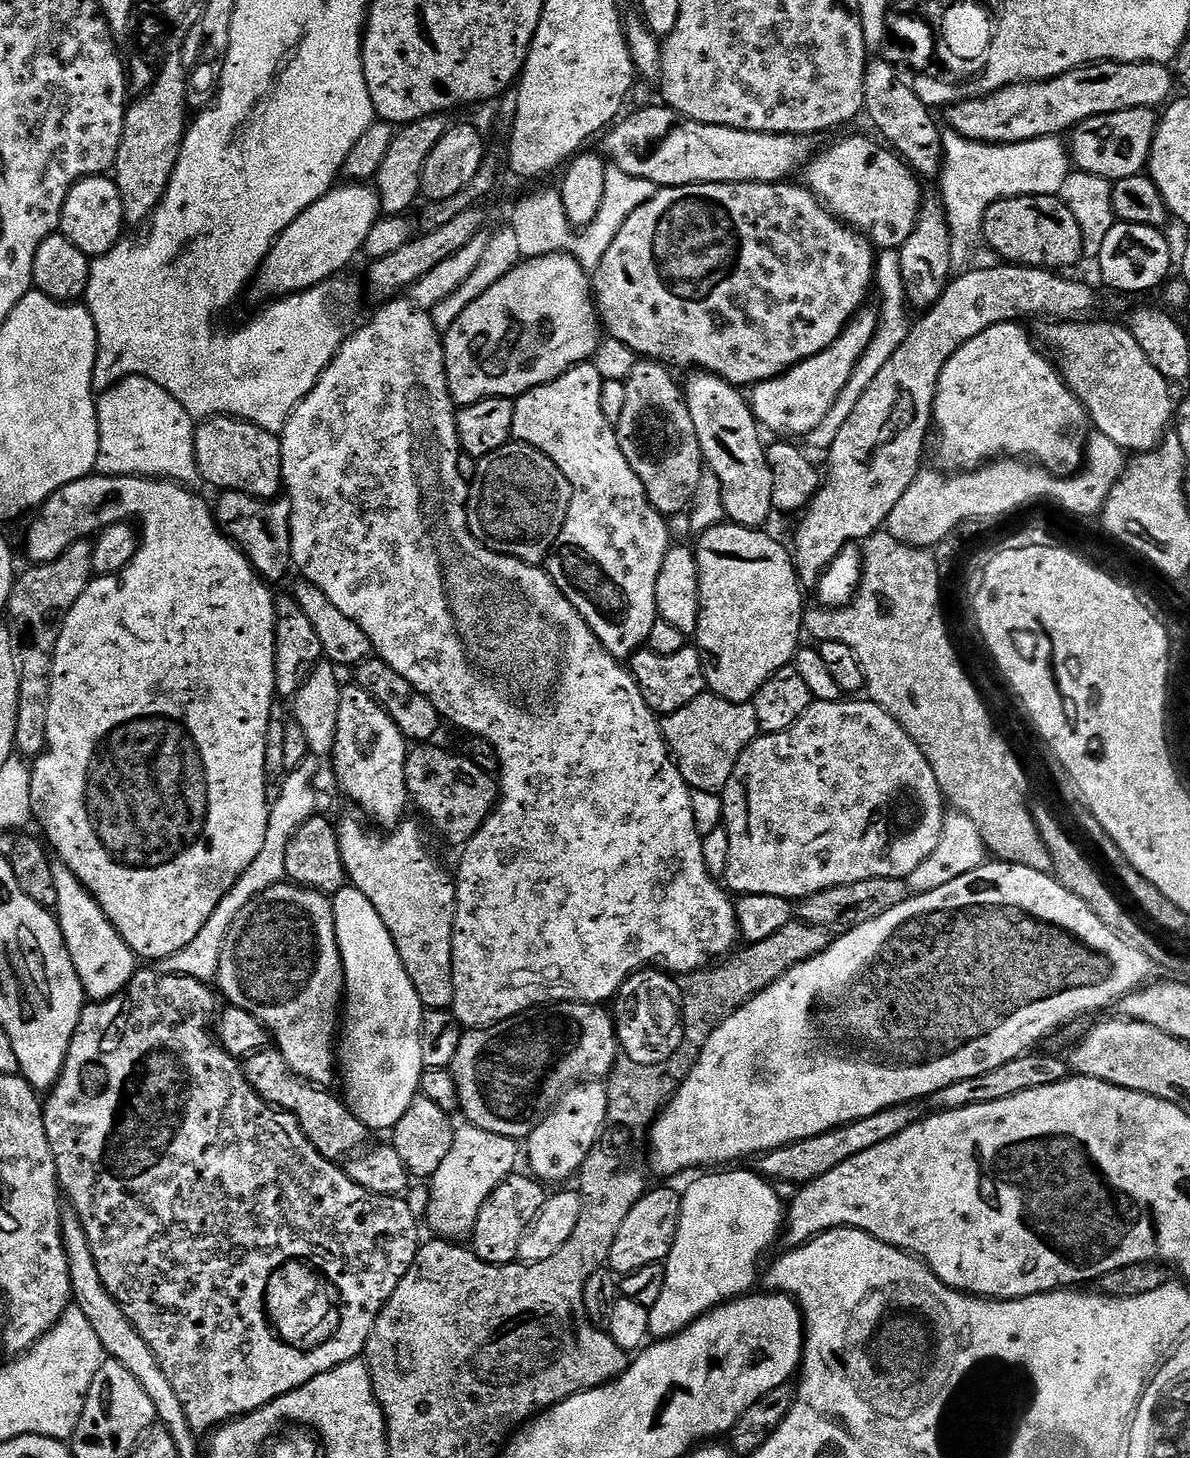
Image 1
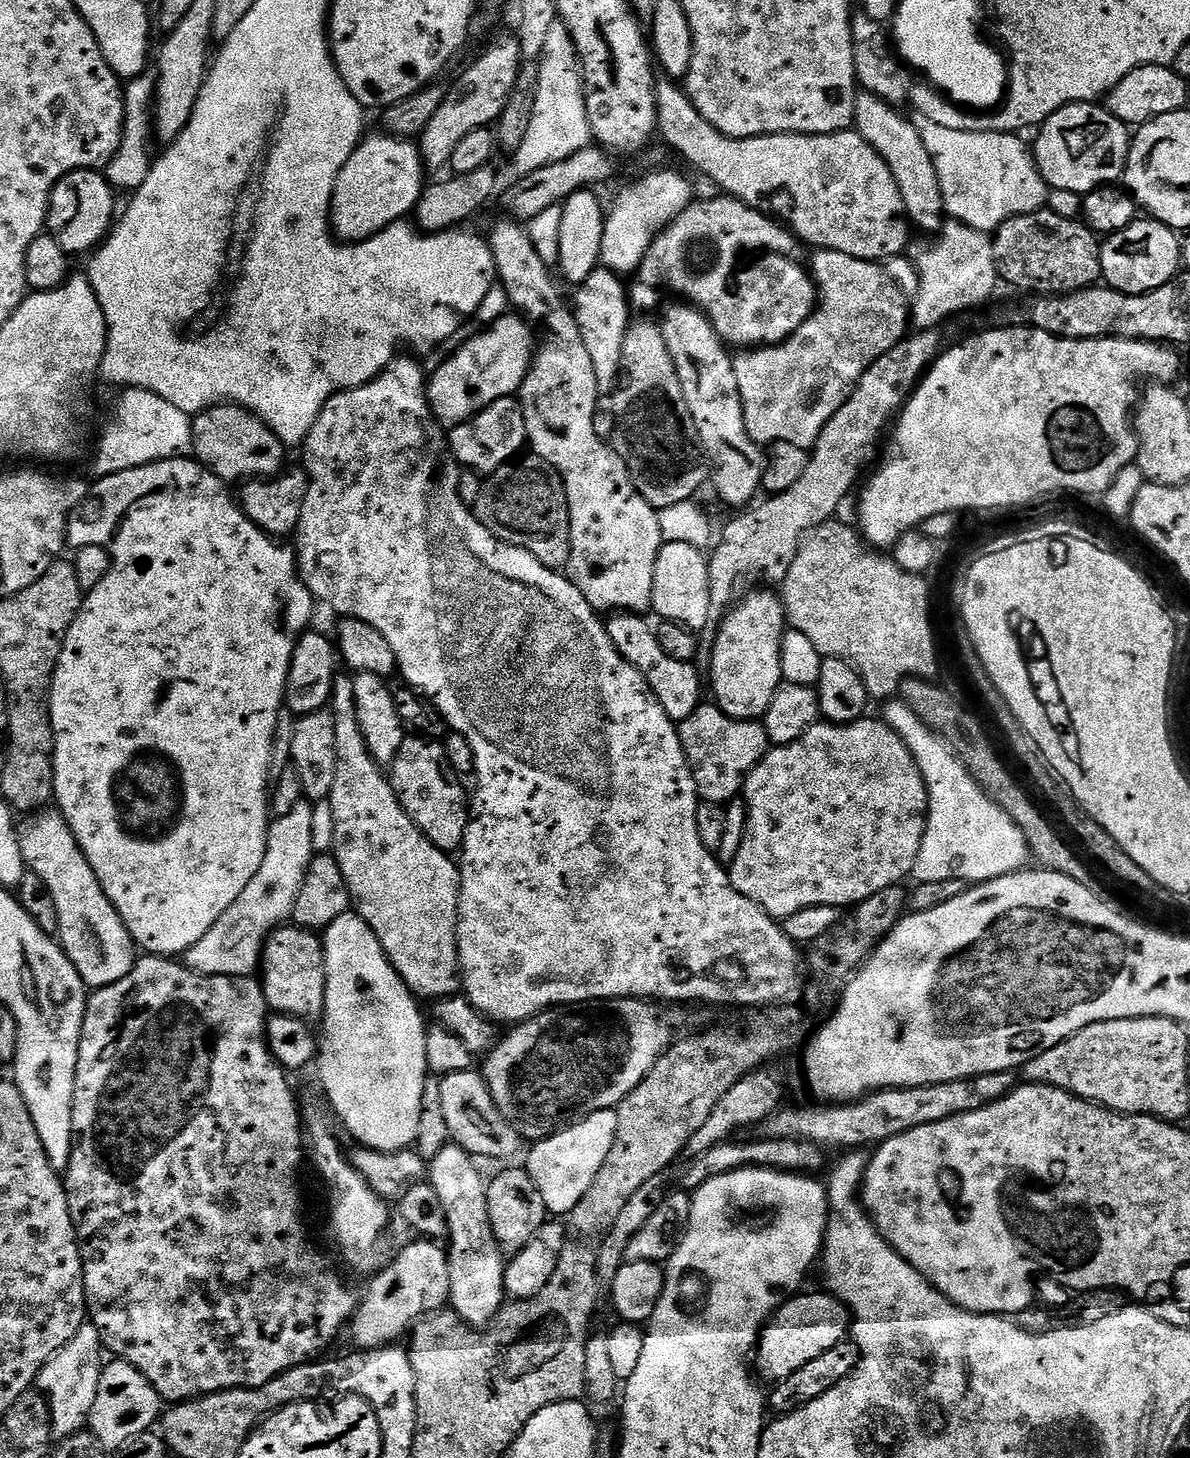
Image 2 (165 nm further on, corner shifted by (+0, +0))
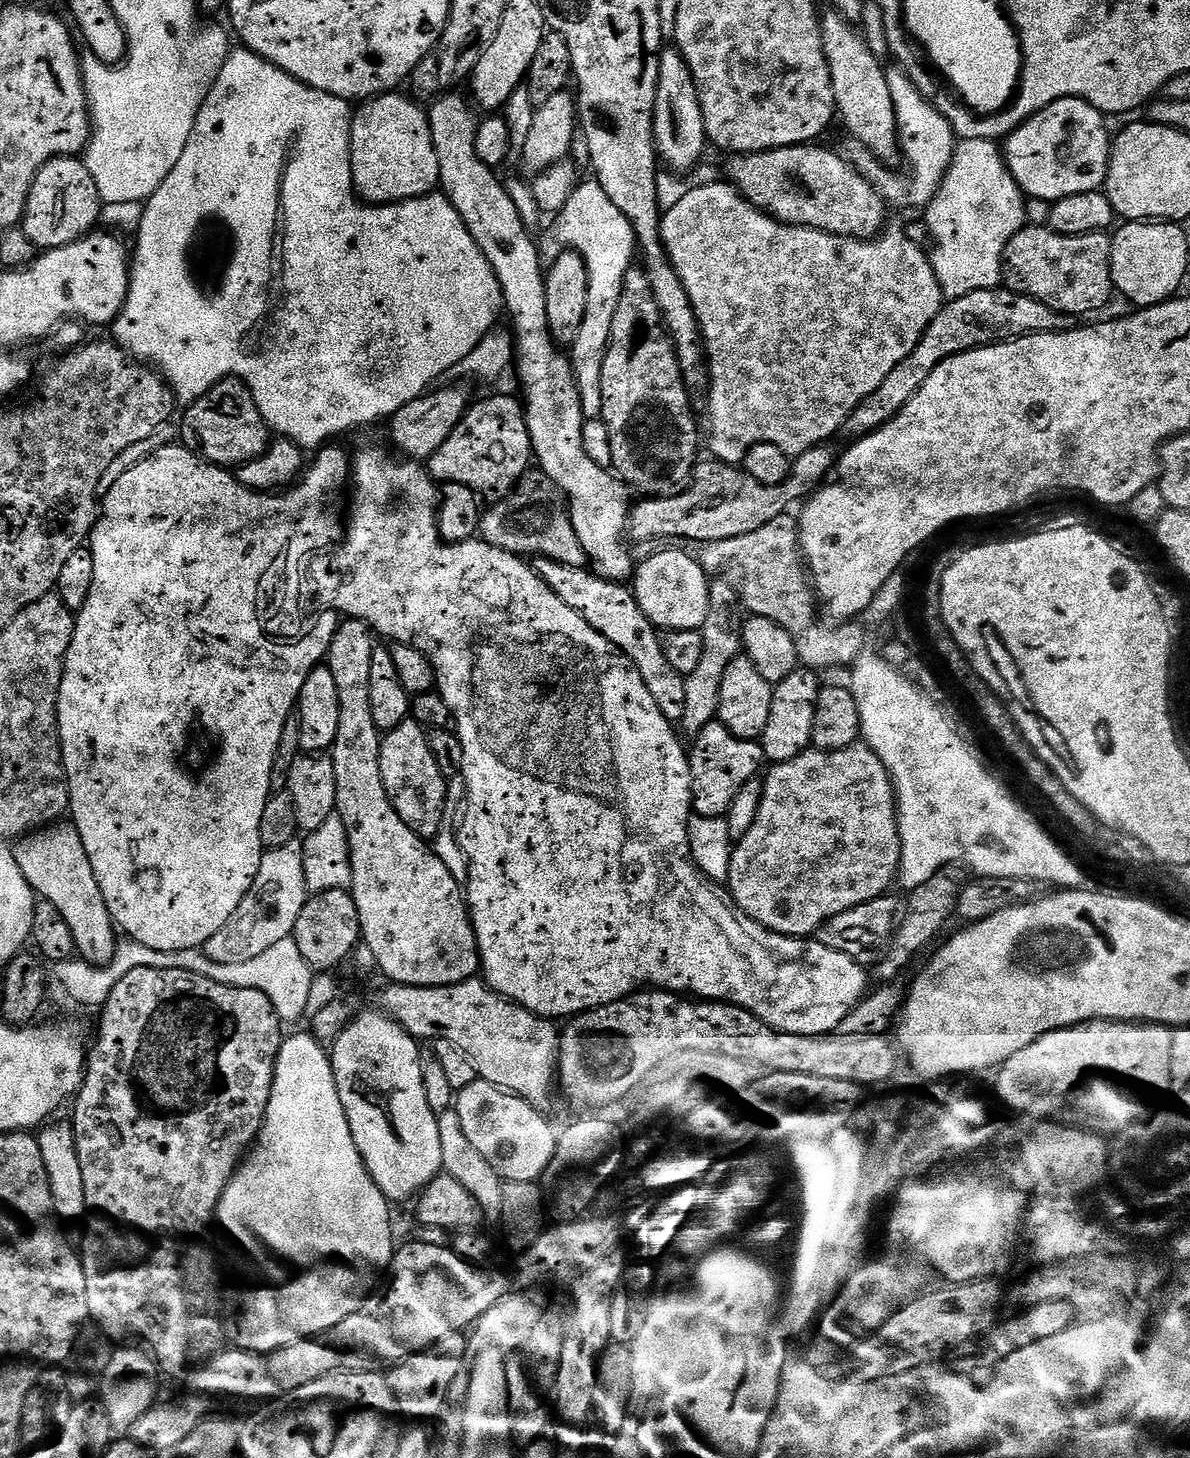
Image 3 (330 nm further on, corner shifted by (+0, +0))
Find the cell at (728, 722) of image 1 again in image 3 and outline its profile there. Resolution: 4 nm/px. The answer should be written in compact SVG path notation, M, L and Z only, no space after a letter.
M719 722L702 726L691 743L688 761L692 771L692 807L695 815L706 818L727 817L738 790L742 790L746 782L757 779L759 772L756 771L765 767L764 751L757 741L738 738Z

